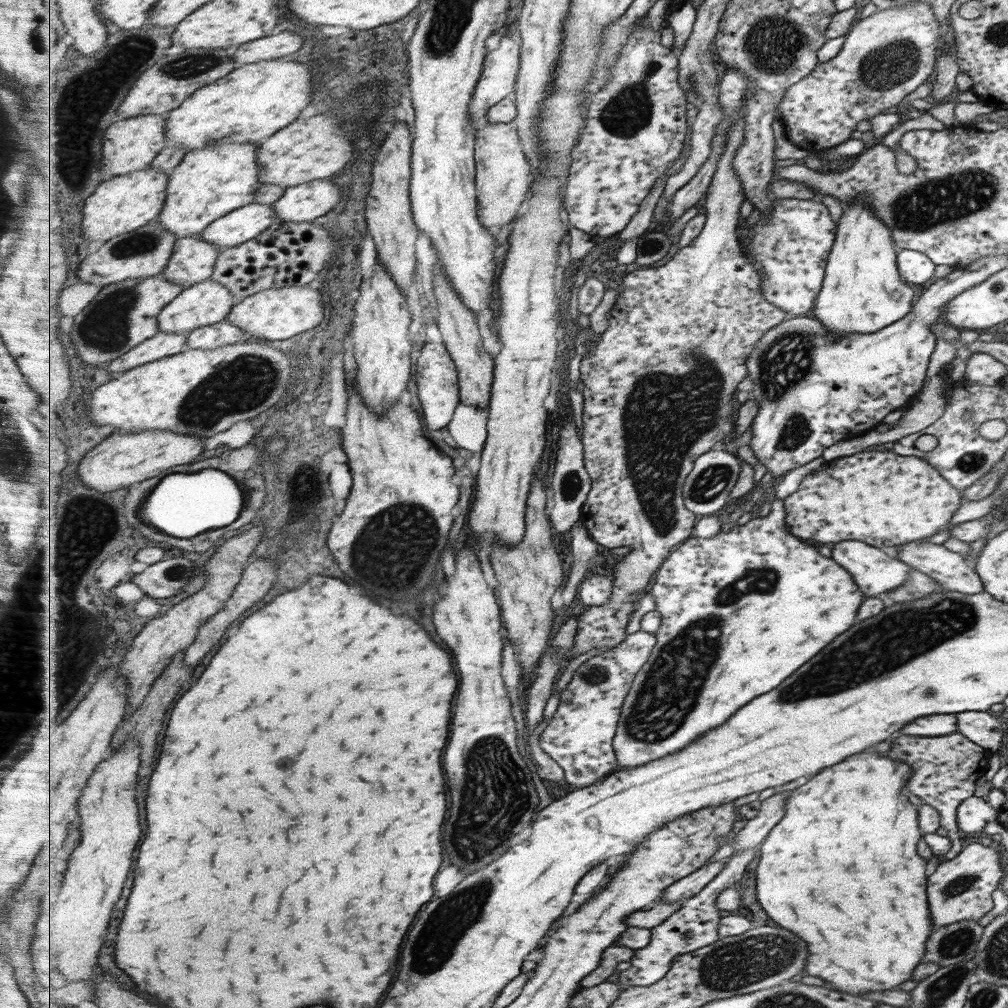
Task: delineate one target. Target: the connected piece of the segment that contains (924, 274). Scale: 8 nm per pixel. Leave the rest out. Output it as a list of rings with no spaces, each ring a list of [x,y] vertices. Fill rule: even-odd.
[[[897,250],[896,268],[904,282],[921,284],[933,276],[934,266],[929,258],[915,250]]]

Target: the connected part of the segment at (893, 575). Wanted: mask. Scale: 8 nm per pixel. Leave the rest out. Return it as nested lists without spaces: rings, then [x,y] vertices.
[[[847,540],[833,544],[830,558],[842,566],[854,579],[855,586],[863,592],[864,597],[874,597],[881,592],[889,592],[893,588],[899,588],[907,582],[907,574],[912,570],[909,566],[888,550],[880,549],[857,540]]]

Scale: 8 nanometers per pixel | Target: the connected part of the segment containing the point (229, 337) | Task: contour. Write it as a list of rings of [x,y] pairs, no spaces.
[[[225,319],[213,325],[195,329],[189,335],[187,345],[189,345],[189,349],[217,349],[239,342],[245,333],[245,329],[241,329],[231,323],[231,320]]]

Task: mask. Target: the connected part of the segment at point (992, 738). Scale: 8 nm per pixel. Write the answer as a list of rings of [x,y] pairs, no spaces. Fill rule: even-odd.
[[[964,711],[957,716],[957,733],[967,738],[973,745],[990,752],[1002,748],[1003,728],[1001,722],[985,711]]]

